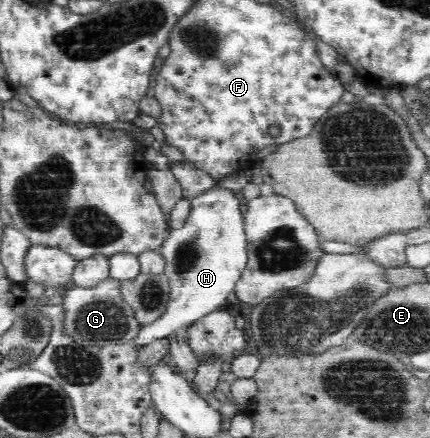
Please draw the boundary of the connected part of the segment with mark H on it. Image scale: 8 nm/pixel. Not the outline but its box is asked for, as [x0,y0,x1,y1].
[133,184,248,348]

